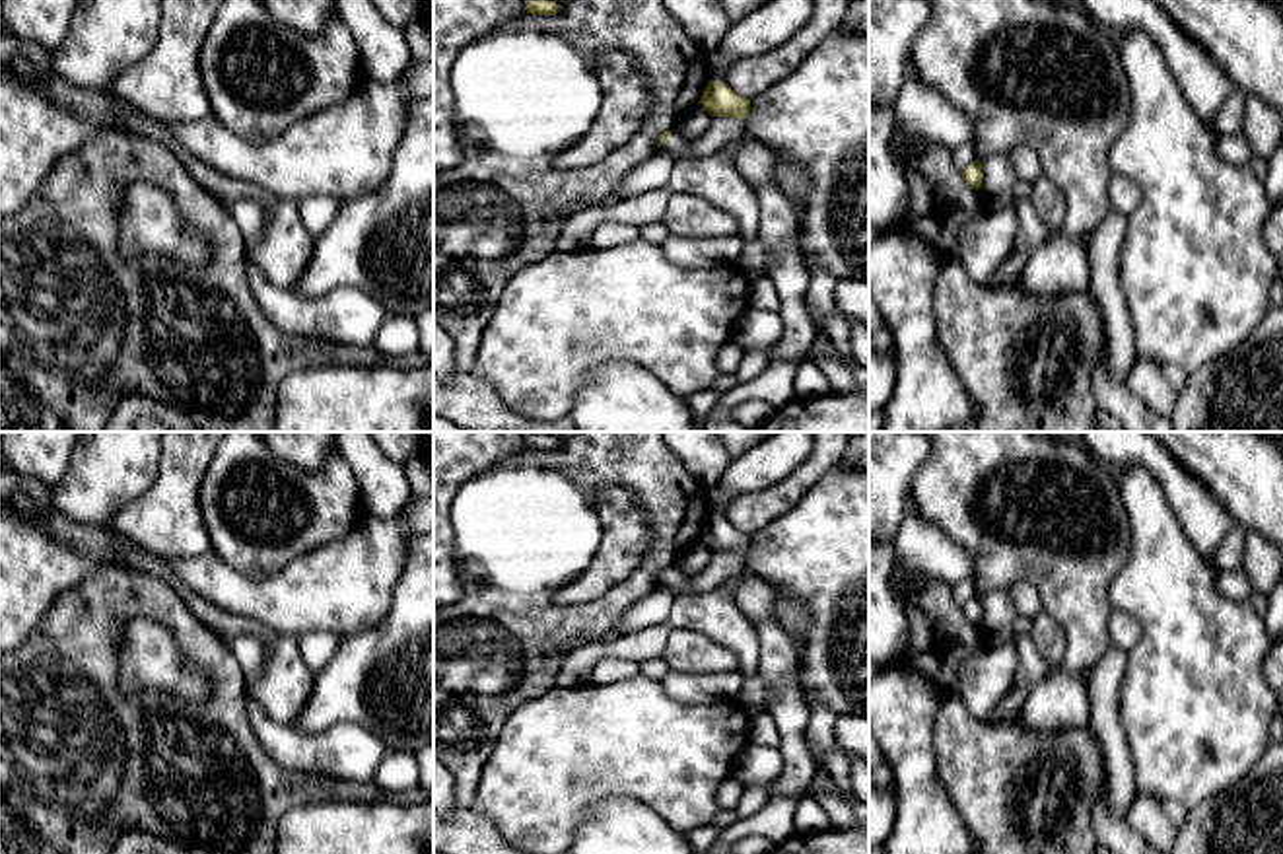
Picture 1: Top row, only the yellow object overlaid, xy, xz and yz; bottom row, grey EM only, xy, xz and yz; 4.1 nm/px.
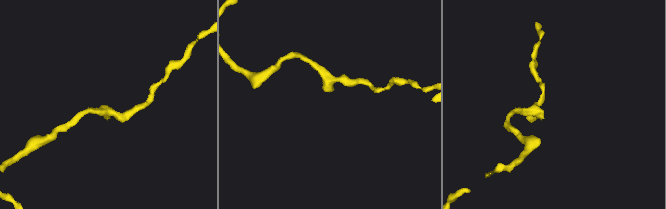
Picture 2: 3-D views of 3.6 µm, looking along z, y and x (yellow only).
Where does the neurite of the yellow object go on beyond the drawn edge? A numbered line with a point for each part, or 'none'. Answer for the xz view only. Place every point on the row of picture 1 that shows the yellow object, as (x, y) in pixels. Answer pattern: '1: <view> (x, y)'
1: xz (677, 146)

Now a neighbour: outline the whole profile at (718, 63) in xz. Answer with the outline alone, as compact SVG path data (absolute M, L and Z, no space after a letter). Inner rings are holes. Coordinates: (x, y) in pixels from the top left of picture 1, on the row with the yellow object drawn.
M719 49L706 53L706 60L708 60L708 66L710 66L710 76L711 76L710 80L713 80L713 82L725 82L729 68L735 62L739 62L739 58L723 54Z

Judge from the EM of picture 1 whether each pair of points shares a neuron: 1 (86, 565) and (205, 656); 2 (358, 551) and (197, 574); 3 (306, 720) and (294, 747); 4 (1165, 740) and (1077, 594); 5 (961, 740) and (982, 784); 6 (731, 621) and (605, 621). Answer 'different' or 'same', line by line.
1: different
2: same
3: different
4: different
5: same
6: different

